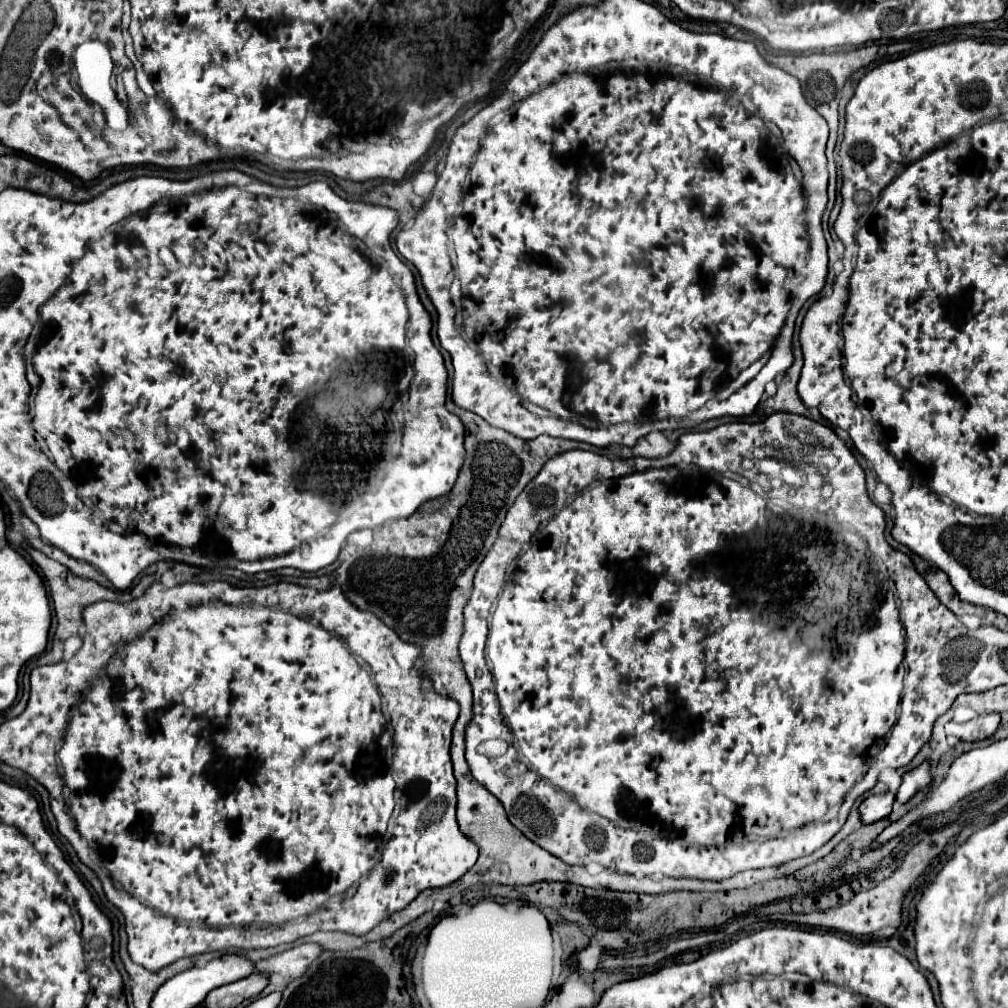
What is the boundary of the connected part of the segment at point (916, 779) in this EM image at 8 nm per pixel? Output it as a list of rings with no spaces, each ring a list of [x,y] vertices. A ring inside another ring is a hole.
[[[923,761],[919,767],[915,767],[915,769],[911,769],[903,775],[903,783],[901,783],[895,799],[901,801],[901,803],[909,801],[919,789],[927,787],[931,783],[931,779],[933,779],[931,777],[931,763]]]

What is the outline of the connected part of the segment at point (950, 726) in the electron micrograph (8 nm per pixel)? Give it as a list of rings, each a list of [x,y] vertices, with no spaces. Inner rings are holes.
[[[991,713],[985,717],[975,717],[975,719],[965,721],[965,723],[949,721],[945,725],[945,731],[947,731],[947,735],[959,737],[961,741],[983,741],[997,731],[999,721],[1001,721],[1001,717],[997,713]]]

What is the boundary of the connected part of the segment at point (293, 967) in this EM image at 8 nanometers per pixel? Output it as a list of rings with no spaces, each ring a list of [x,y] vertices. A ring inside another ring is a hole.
[[[303,943],[299,947],[287,949],[279,955],[273,955],[265,961],[255,963],[255,973],[273,977],[273,975],[281,975],[285,979],[297,979],[305,973],[305,969],[311,965],[311,961],[321,953],[323,949],[315,943]]]

